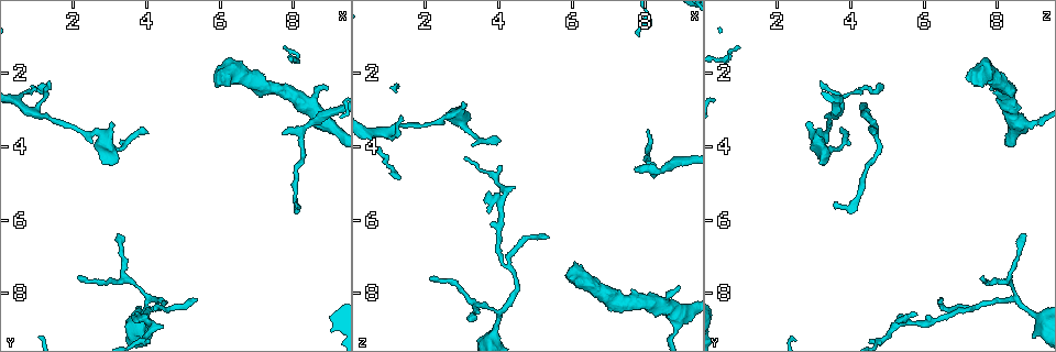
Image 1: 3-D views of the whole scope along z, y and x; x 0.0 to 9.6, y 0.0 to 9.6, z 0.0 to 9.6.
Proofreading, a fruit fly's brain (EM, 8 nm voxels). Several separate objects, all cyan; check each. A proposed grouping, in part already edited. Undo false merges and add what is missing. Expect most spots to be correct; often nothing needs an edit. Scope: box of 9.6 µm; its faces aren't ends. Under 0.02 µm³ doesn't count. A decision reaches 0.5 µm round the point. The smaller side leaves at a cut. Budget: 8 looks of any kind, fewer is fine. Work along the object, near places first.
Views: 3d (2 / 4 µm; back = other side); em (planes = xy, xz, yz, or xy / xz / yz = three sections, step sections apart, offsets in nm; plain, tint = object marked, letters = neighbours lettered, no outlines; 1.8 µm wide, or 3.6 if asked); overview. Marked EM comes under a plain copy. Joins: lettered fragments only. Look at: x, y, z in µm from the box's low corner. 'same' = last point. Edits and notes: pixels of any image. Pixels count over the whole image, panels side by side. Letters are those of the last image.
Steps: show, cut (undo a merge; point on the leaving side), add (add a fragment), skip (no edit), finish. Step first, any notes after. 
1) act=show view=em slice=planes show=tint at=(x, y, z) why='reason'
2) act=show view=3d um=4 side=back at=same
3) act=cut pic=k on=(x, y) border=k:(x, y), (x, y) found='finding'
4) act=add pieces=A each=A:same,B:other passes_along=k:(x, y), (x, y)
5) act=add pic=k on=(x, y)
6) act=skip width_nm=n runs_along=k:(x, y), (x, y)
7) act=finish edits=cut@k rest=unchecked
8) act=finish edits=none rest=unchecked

act=show view=em slice=planes show=letters at=(7.75, 3.65, 4.55) why='free end'

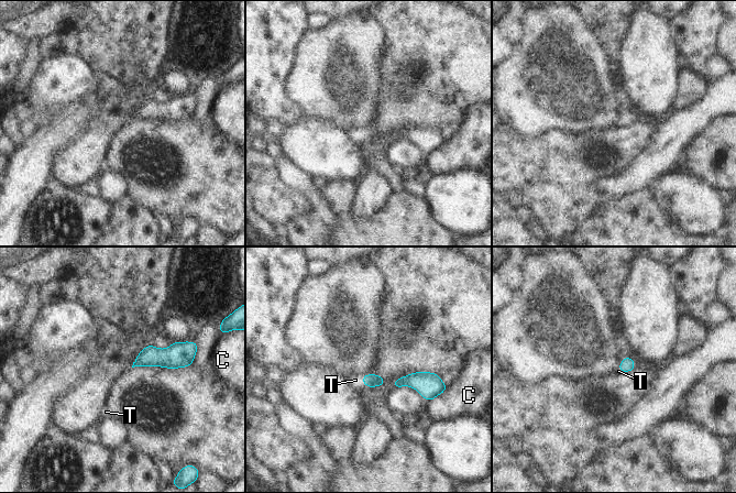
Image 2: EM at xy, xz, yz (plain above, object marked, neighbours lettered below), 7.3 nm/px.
act=add pieces=T each=C:other,T:same passes_along=2:(370, 380), (363, 376), (355, 380) found='the cell continues'

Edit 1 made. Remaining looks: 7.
act=show view=em slice=planes show=letters at=(3.05, 3.40, 2.75) why='free end'

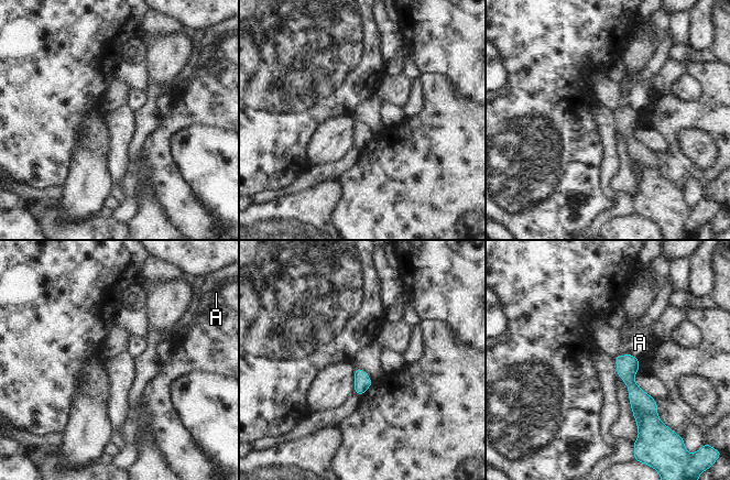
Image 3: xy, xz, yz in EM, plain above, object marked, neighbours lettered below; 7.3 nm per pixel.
act=skip longest_contact=A:90nm each=A:other found='no lettered fragment goes on from it'

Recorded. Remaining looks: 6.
act=show view=em slice=planes show=letters at=(1.35, 2.30, 3.15) why='thin end'

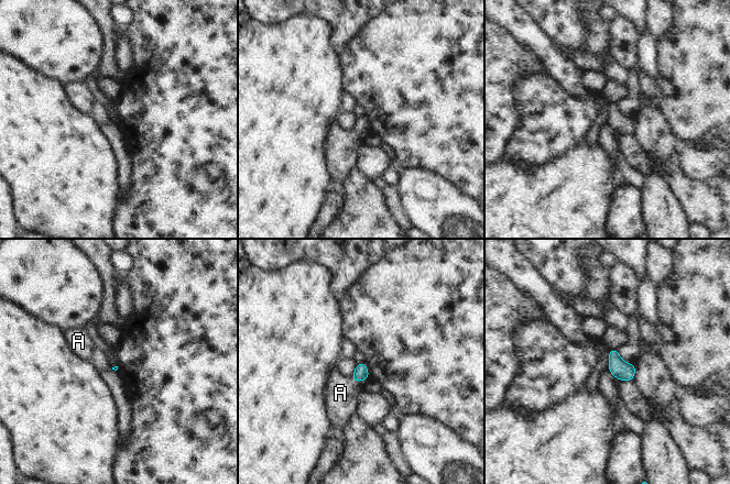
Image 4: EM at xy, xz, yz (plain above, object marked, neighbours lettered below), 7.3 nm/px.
act=skip each=A:other border=4:(351, 378), (355, 383) found='no lettered fragment goes on from it'

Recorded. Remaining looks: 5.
act=show view=em slice=yz step=8 show=letters at=(4.00, 8.25, 8.65)

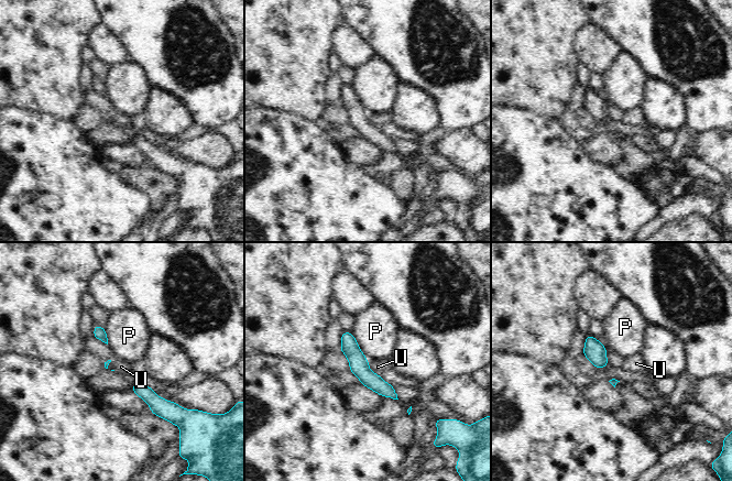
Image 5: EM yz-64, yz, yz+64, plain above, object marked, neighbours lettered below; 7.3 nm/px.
act=skip each=P:other,U:other border=5:(368, 361), (368, 367), (380, 375) found='one cell here'

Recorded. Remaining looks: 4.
act=finish edits=add@2 rest=unchecked

